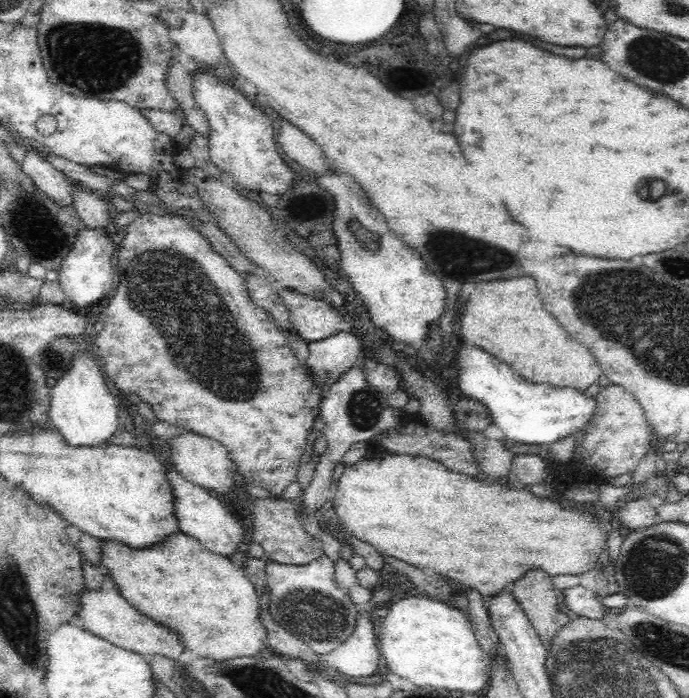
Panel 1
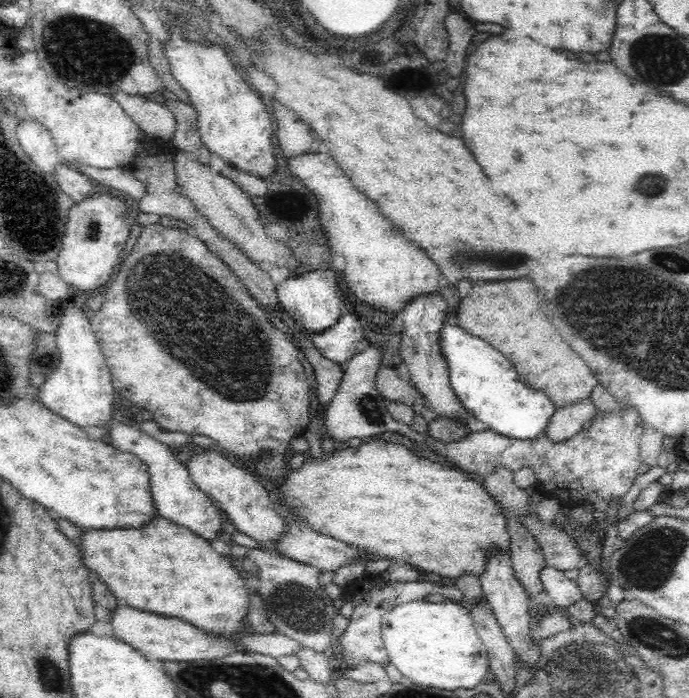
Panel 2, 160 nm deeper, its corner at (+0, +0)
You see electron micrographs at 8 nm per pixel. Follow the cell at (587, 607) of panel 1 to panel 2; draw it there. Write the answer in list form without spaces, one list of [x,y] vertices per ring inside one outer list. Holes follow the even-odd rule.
[[[544,565],[540,570],[540,584],[544,590],[543,596],[551,605],[557,605],[566,610],[570,604],[582,600],[578,585],[564,575],[564,571],[553,566]]]

